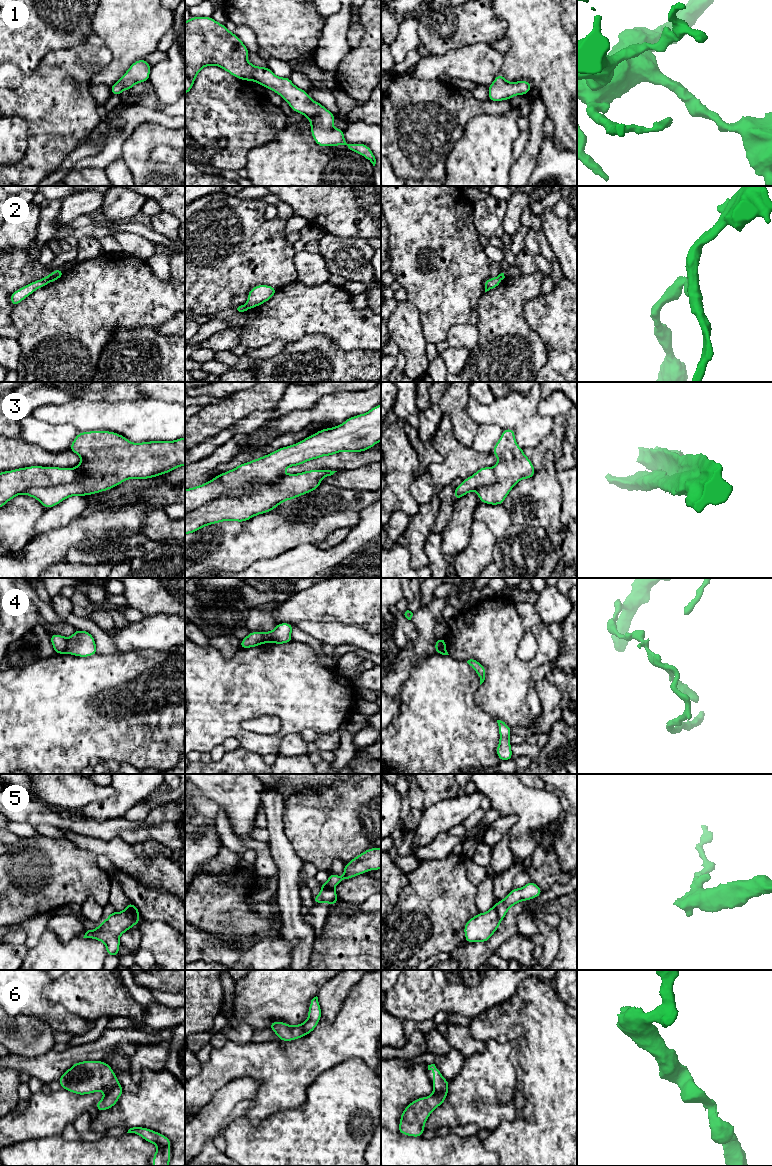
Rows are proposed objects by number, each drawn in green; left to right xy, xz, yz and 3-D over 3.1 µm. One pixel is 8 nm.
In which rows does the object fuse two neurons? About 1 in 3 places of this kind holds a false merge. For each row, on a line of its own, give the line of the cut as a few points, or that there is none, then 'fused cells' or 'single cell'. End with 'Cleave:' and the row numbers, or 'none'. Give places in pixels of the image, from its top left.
1: no cut | single cell
2: xy (49, 275), (50, 281) | fused cells
3: no cut | single cell
4: xy (67, 638), (64, 652) | fused cells
5: yz (493, 906), (501, 920) | fused cells
6: no cut | single cell
Cleave: 2, 4, 5

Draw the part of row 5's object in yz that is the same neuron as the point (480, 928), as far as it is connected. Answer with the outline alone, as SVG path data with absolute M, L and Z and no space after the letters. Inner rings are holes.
M494 906L485 913L478 913L464 926L466 942L487 942L498 929L501 921Z

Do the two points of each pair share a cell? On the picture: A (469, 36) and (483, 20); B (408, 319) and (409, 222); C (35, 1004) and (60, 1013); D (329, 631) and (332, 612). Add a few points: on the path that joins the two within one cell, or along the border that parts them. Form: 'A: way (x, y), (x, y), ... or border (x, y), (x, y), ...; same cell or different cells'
A: way (471, 32), (479, 24); same cell
B: border (407, 299), (417, 310), (421, 321); different cells
C: way (41, 1007), (54, 1013); same cell
D: border (307, 621), (335, 621), (354, 624); different cells

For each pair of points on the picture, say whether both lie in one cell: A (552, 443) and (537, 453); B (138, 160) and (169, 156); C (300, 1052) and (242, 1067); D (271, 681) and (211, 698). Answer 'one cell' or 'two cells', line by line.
A: one cell
B: two cells
C: one cell
D: one cell

